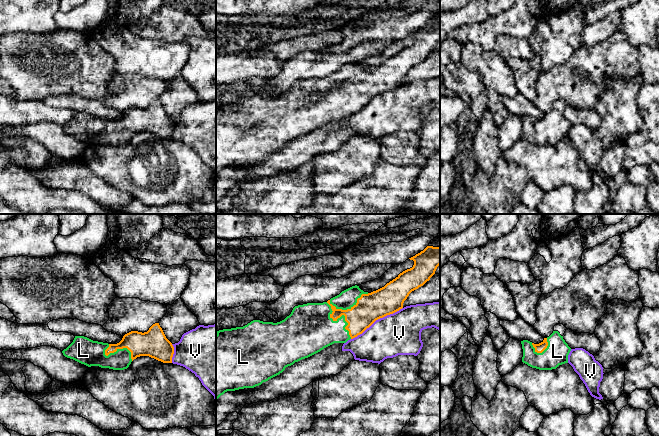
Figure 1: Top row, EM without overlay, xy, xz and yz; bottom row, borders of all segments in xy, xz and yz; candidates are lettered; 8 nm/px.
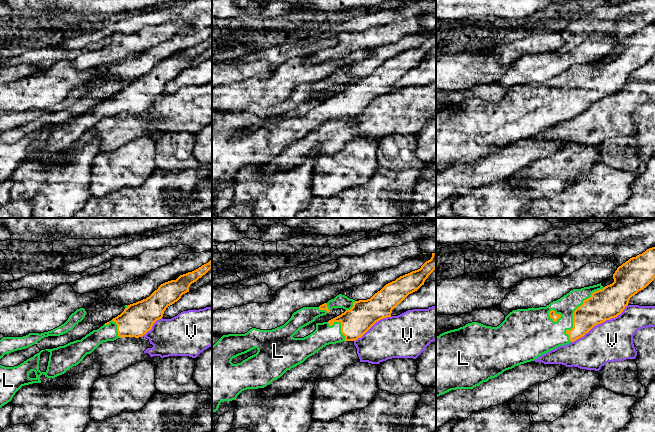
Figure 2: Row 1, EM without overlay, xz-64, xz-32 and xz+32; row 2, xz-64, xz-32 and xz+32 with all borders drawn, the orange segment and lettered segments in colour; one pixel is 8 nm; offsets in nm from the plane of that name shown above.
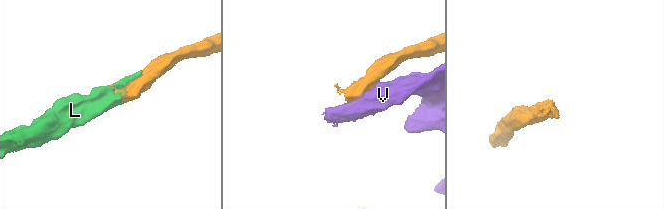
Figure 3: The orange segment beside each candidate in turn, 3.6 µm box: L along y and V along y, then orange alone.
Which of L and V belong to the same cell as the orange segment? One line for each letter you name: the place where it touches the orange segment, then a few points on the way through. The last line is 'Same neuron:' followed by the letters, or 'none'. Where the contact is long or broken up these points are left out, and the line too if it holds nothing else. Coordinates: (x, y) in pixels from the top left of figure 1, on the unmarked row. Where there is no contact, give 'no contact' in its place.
L: contact xz (332, 86)
Same neuron: L

